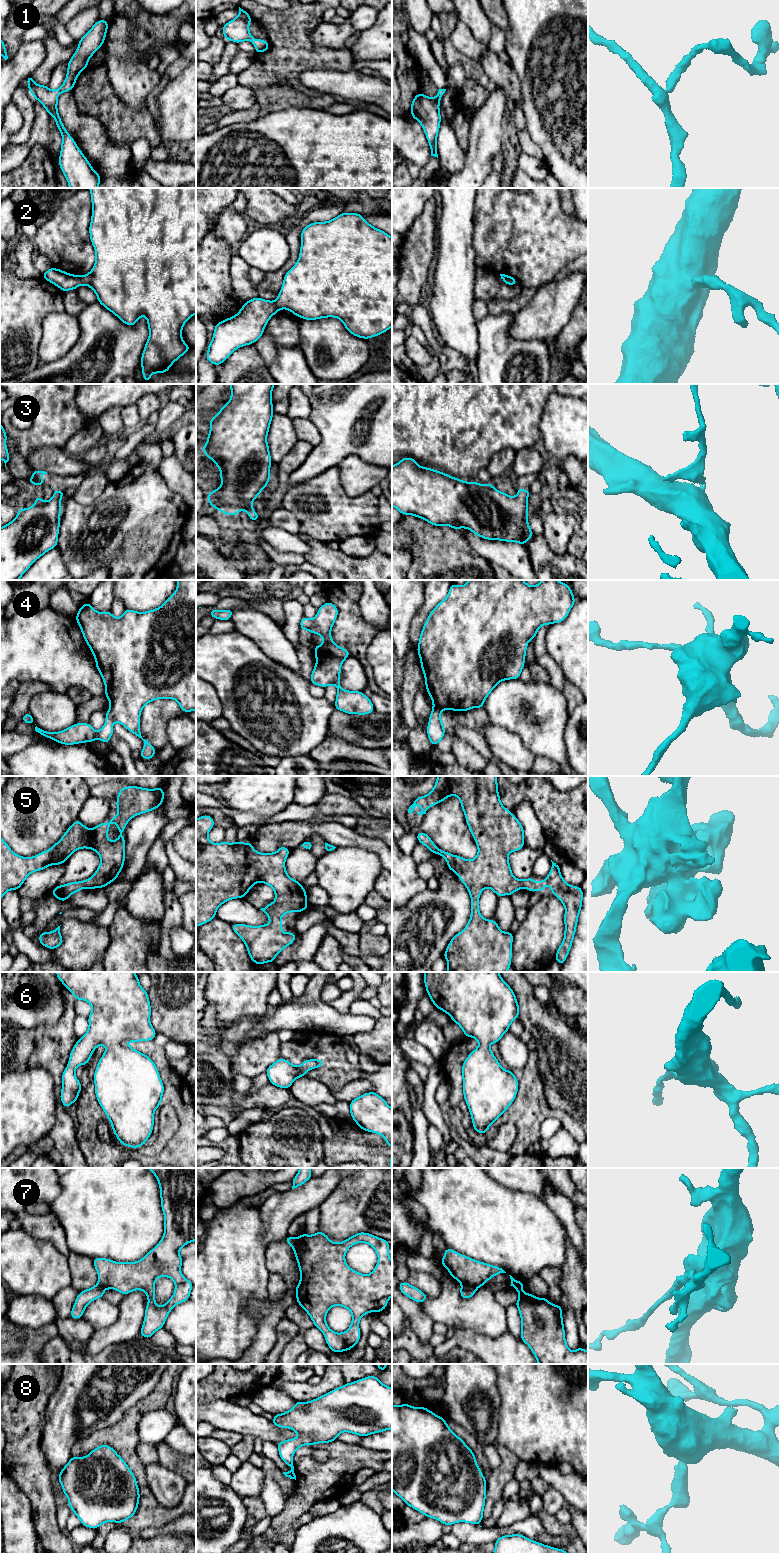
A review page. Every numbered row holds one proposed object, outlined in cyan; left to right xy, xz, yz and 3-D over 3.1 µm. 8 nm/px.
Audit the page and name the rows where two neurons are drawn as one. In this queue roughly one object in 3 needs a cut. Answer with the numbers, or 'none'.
7

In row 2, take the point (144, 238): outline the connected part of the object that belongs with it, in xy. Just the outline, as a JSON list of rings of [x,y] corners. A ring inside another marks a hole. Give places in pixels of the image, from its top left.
[[[88,188],[91,192],[92,216],[89,226],[90,240],[95,249],[95,264],[86,274],[77,276],[57,268],[50,268],[41,275],[42,278],[60,288],[63,292],[75,290],[80,285],[89,286],[97,295],[97,301],[117,316],[124,324],[134,326],[142,315],[147,318],[149,337],[145,344],[141,363],[142,376],[151,382],[153,373],[166,373],[172,364],[183,356],[191,347],[182,339],[184,324],[196,314],[196,188]]]

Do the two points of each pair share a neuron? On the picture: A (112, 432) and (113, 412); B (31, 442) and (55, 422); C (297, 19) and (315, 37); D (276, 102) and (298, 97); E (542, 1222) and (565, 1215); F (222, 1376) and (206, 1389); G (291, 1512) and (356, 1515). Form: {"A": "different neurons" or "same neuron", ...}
{"A": "same neuron", "B": "same neuron", "C": "different neurons", "D": "same neuron", "E": "different neurons", "F": "same neuron", "G": "different neurons"}

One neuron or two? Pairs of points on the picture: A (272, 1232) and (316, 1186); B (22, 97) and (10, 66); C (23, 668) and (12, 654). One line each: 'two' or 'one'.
A: one
B: two
C: one

